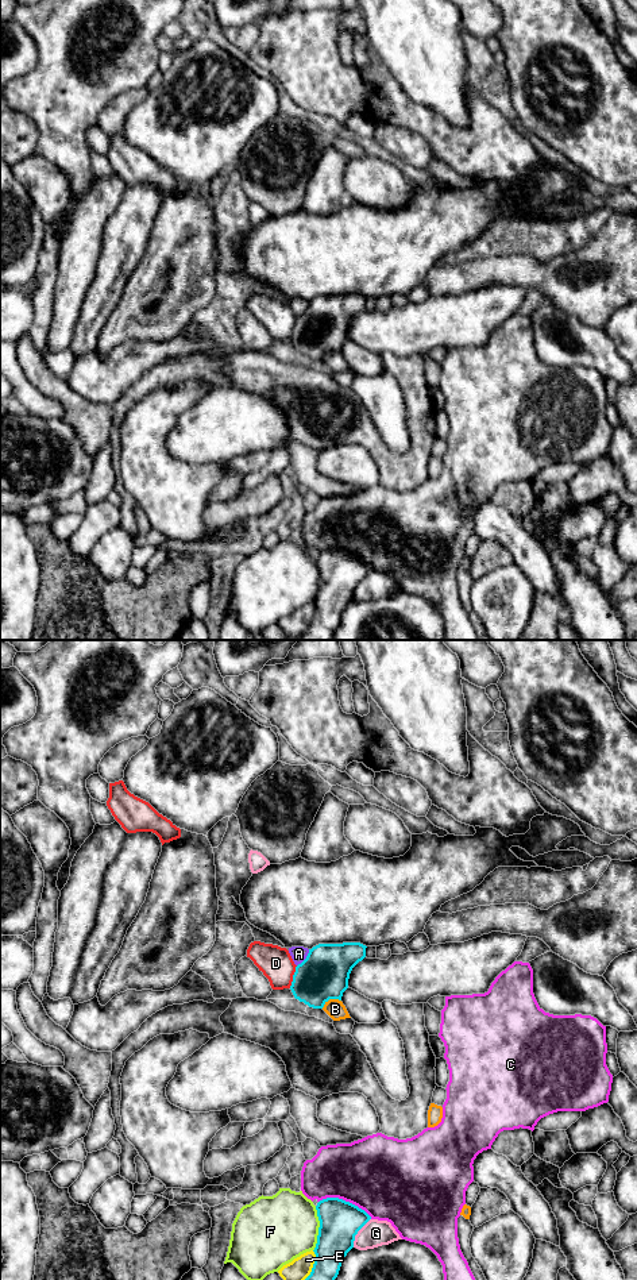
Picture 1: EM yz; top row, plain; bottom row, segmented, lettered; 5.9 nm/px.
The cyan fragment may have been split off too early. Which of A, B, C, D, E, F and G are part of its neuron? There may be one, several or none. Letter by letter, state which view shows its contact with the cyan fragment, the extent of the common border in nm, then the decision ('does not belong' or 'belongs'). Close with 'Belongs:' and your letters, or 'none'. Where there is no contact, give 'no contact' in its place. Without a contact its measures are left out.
A: contact in yz; length 130 nm; does not belong
B: contact in yz; length 130 nm; does not belong
C: contact in yz; length 340 nm; does not belong
D: contact in yz; length 140 nm; does not belong
E: contact in yz; length 190 nm; does not belong
F: contact in yz; length 280 nm; does not belong
G: contact in yz; length 200 nm; does not belong
Belongs: none

